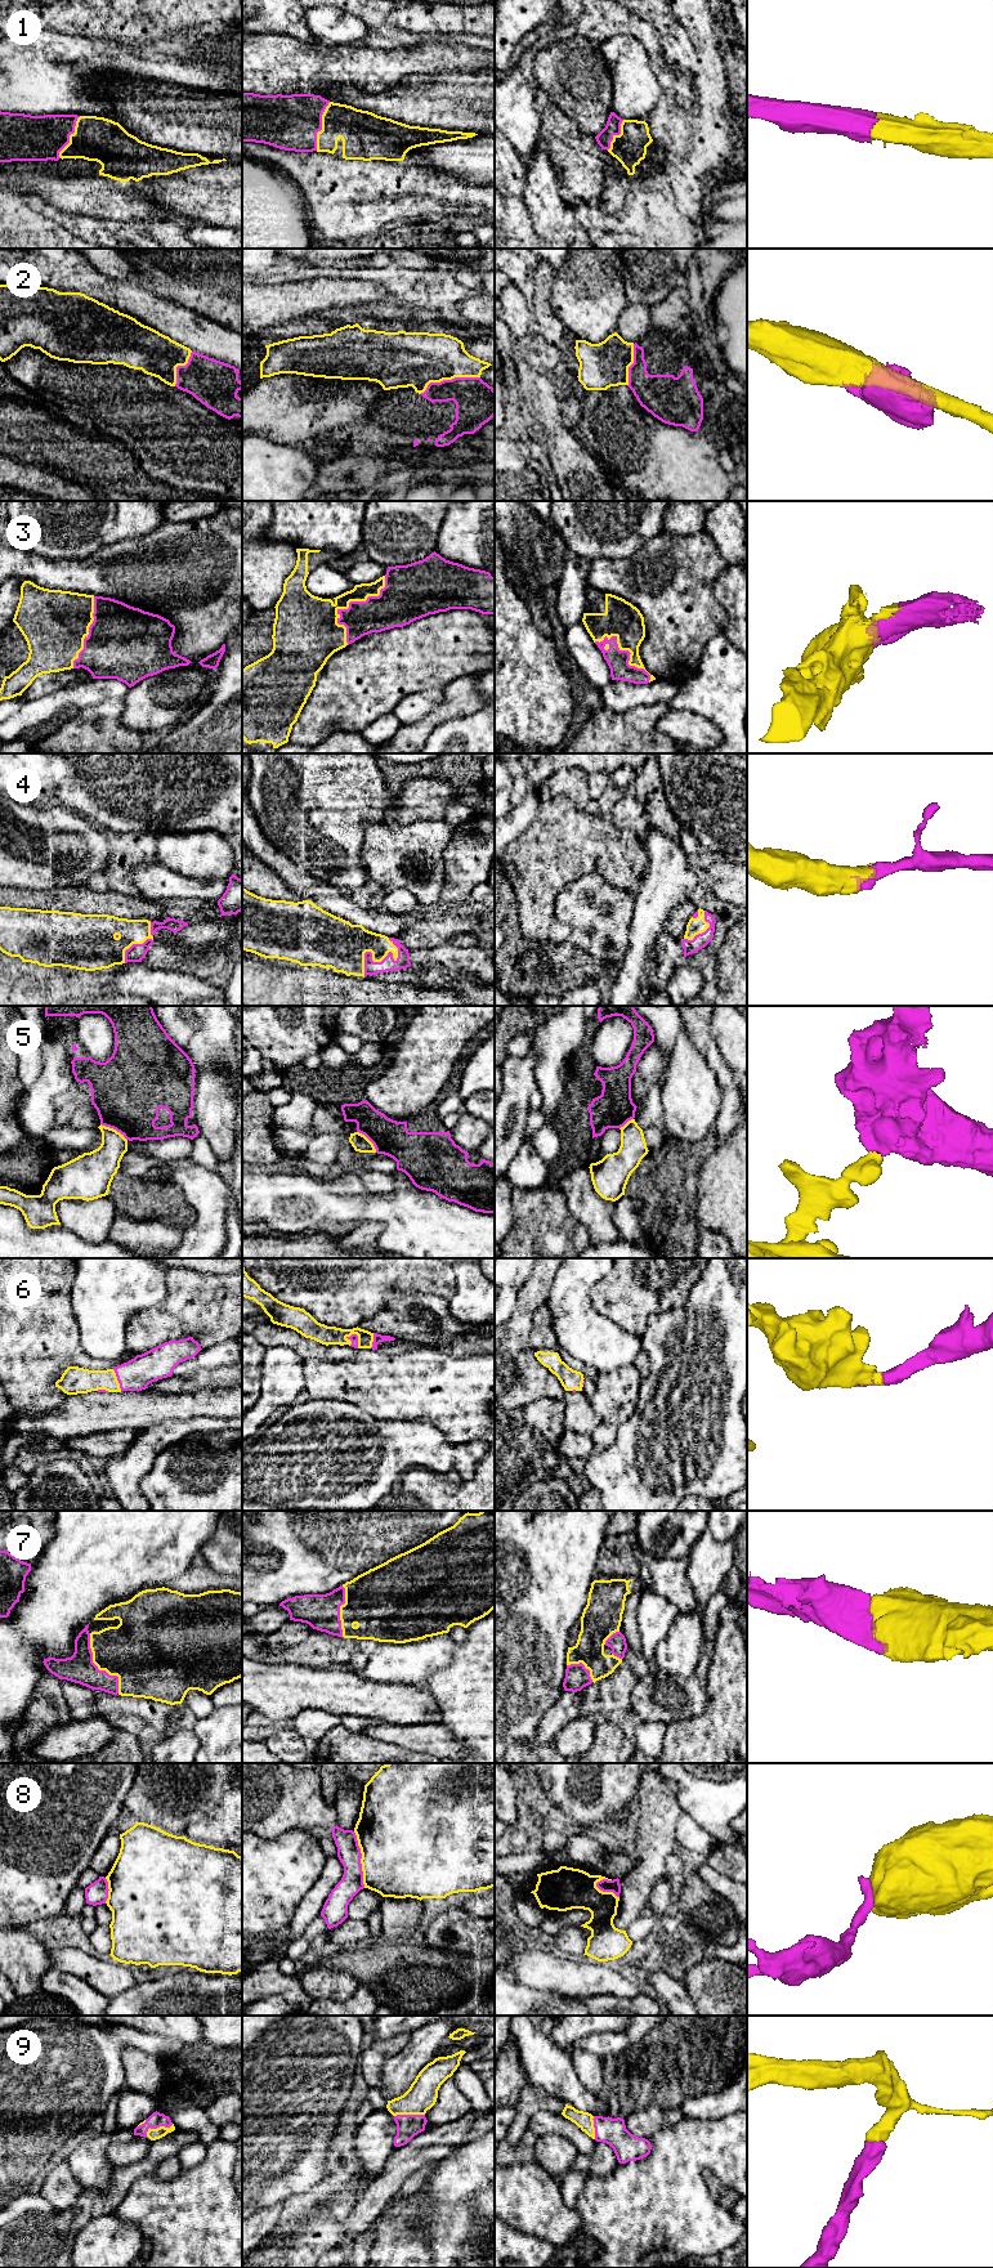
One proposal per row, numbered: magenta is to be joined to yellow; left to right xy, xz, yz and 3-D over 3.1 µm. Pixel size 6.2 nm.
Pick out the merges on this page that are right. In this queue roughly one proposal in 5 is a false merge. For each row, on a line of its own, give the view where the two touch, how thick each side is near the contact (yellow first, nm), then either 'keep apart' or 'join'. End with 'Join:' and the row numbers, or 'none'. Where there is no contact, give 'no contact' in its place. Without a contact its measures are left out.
1: contact in xz; calibres 260 and 340 nm; join
2: contact in xz; calibres 340 and 260 nm; keep apart
3: contact in xz; calibres 320 and 220 nm; join
4: contact in xz; calibres 300 and 90 nm; join
5: contact in xy; calibres 220 and 440 nm; keep apart
6: contact in xz; calibres 120 and 50 nm; join
7: contact in xy; calibres 380 and 180 nm; join
8: contact in xz; calibres 500 and 140 nm; keep apart
9: contact in xy; calibres 70 and 90 nm; join
Join: 1, 3, 4, 6, 7, 9

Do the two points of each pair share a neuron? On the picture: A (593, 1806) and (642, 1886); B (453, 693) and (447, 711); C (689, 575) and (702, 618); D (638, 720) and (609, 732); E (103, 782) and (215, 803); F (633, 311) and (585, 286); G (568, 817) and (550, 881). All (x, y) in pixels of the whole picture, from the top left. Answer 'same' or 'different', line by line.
A: different
B: same
C: same
D: same
E: same
F: different
G: same

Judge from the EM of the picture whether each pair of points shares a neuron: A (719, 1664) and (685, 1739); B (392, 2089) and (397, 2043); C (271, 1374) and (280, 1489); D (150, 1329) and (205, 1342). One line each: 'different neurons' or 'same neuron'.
A: same neuron
B: different neurons
C: same neuron
D: same neuron

